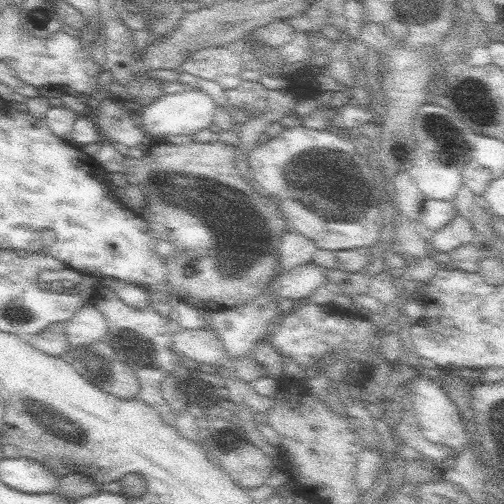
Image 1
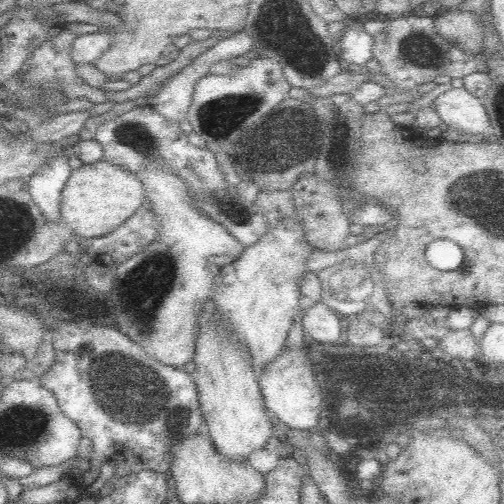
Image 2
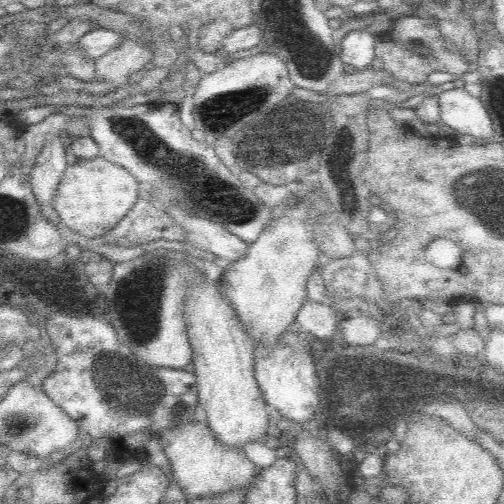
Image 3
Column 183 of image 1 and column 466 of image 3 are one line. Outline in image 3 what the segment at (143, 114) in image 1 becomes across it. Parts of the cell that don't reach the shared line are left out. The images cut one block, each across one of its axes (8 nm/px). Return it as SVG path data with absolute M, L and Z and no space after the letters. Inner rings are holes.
M452 88L438 94L440 122L454 134L470 134L478 142L490 142L494 138L494 122L480 98L474 98L464 88Z

